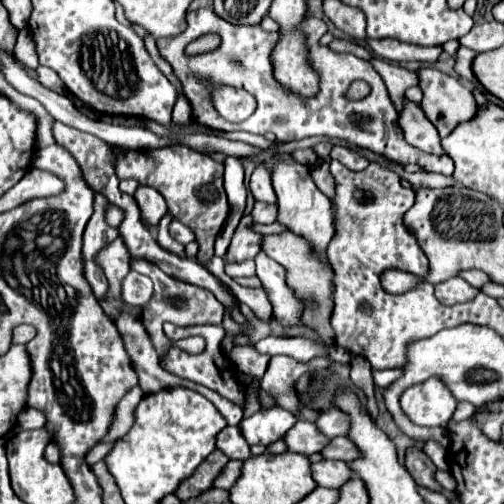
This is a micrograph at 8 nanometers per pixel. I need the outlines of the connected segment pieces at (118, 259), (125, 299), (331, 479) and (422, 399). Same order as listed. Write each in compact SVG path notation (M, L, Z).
M116 237L108 247L104 247L104 251L98 253L96 261L106 271L110 289L116 291L116 283L120 283L120 279L124 279L124 275L130 271L130 255L124 247L122 237Z
M130 271L122 281L122 303L128 307L142 309L152 297L152 279Z
M324 459L320 463L312 463L312 473L320 487L342 487L354 471L344 461Z
M430 377L424 383L408 387L400 397L400 405L412 423L422 427L444 427L452 419L458 401L442 377Z

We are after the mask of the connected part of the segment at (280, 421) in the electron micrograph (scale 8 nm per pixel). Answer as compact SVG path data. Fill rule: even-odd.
M272 407L266 411L256 411L252 417L242 419L240 427L250 445L268 447L284 439L286 433L296 425L296 421L298 419L290 411L282 407Z

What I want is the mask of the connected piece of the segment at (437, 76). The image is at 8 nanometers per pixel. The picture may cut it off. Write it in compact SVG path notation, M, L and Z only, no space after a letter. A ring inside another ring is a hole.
M432 67L418 69L416 73L420 79L418 87L424 93L420 107L438 129L440 137L448 135L456 123L472 119L476 113L476 101L472 97L472 91L466 89L456 77L450 77Z

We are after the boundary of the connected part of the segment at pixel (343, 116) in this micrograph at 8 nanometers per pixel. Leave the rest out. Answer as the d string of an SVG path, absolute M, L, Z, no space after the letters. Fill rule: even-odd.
M196 9L186 13L186 31L174 37L158 37L156 47L158 53L172 65L174 75L178 77L182 85L182 93L192 103L192 117L196 123L218 129L218 131L248 131L256 135L264 135L272 131L278 141L296 141L304 137L314 135L326 135L326 137L338 137L344 139L356 147L374 151L378 155L386 155L402 165L416 163L424 167L426 171L452 175L454 163L448 155L428 155L412 145L406 143L402 129L398 127L398 113L390 101L390 95L386 91L386 85L382 77L374 71L370 61L358 59L356 55L348 53L336 53L330 47L320 45L320 29L328 29L322 19L308 17L300 27L308 37L310 47L310 63L320 73L320 93L312 99L300 99L294 95L288 95L276 79L272 79L272 65L270 65L270 53L276 45L276 33L266 33L260 27L244 27L244 25L232 25L218 17L212 9ZM216 33L220 35L220 45L214 51L200 53L200 55L186 55L186 45L194 39ZM188 71L204 71L204 75L212 75L212 79L220 79L220 83L236 83L236 87L244 87L248 93L252 93L258 99L258 107L252 117L248 117L244 123L224 123L212 107L208 107L208 95L204 95L204 87L196 83L196 79L188 79ZM352 81L366 81L370 85L370 93L360 99L352 101L346 99L346 91L352 85Z

